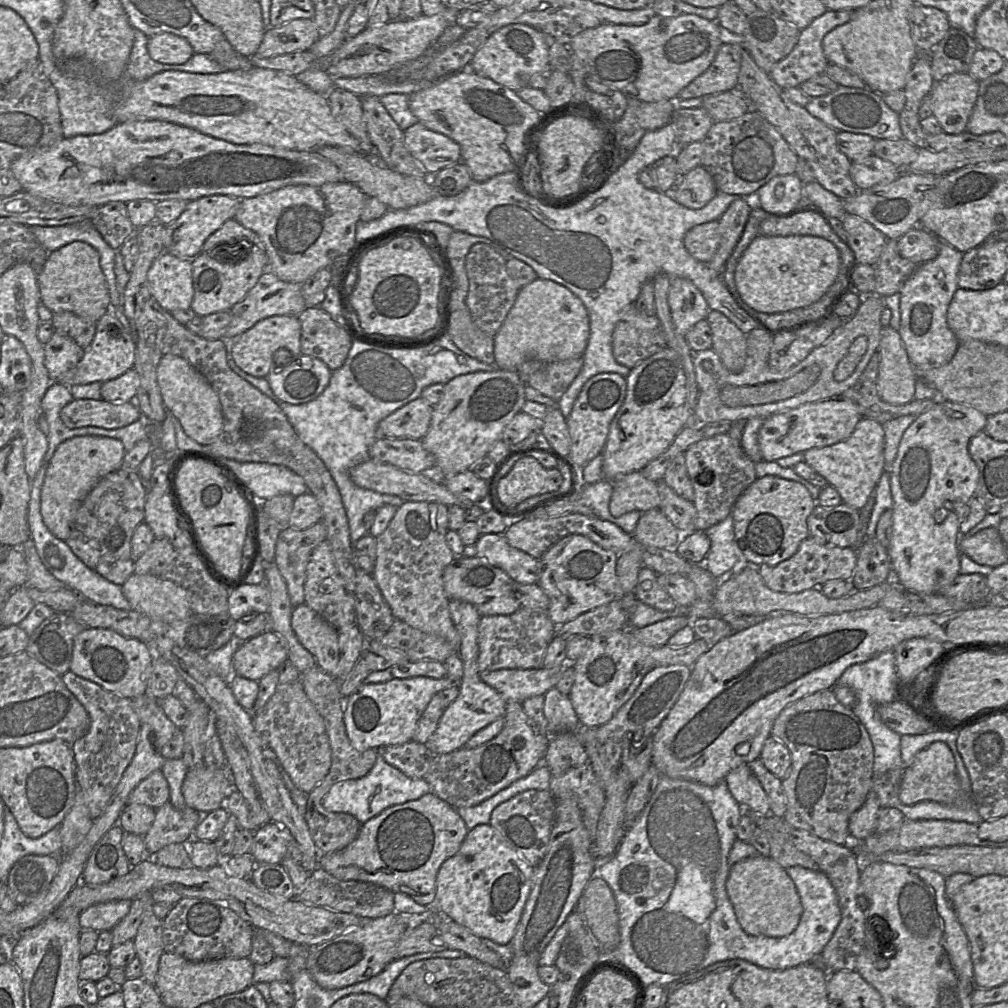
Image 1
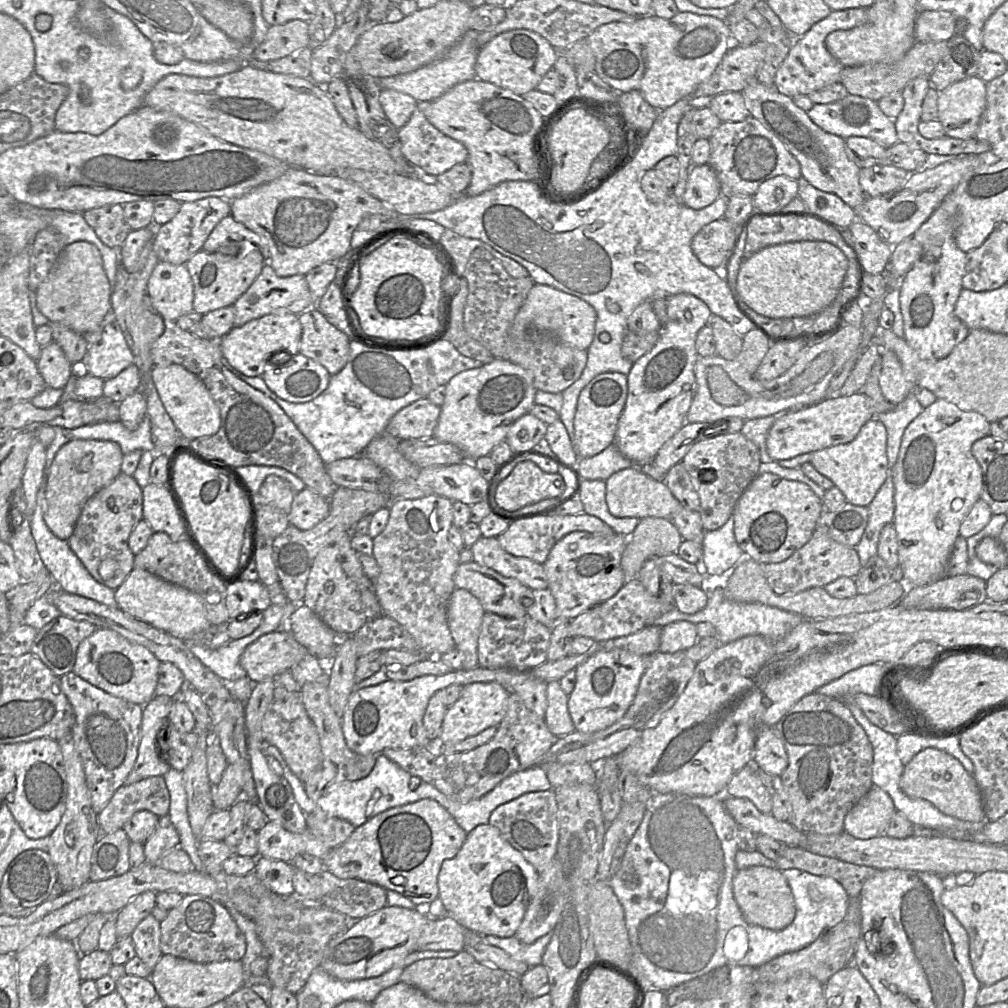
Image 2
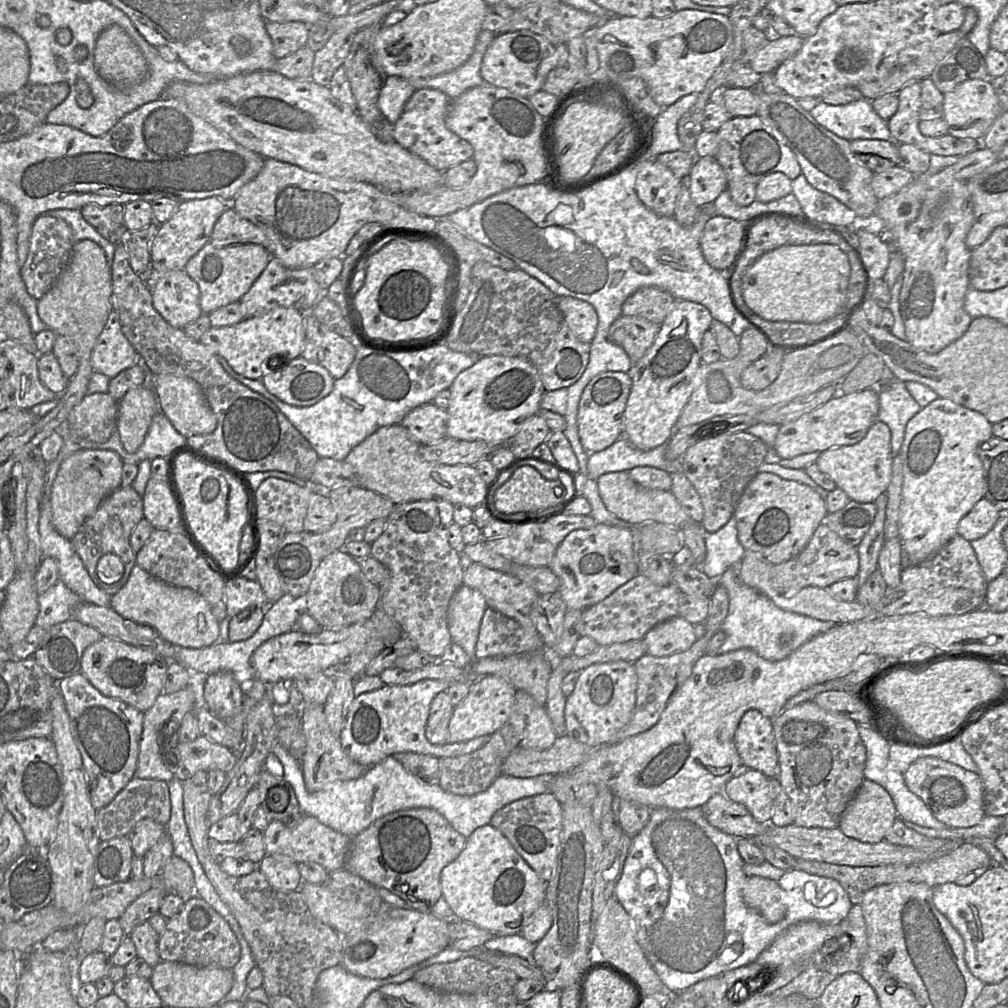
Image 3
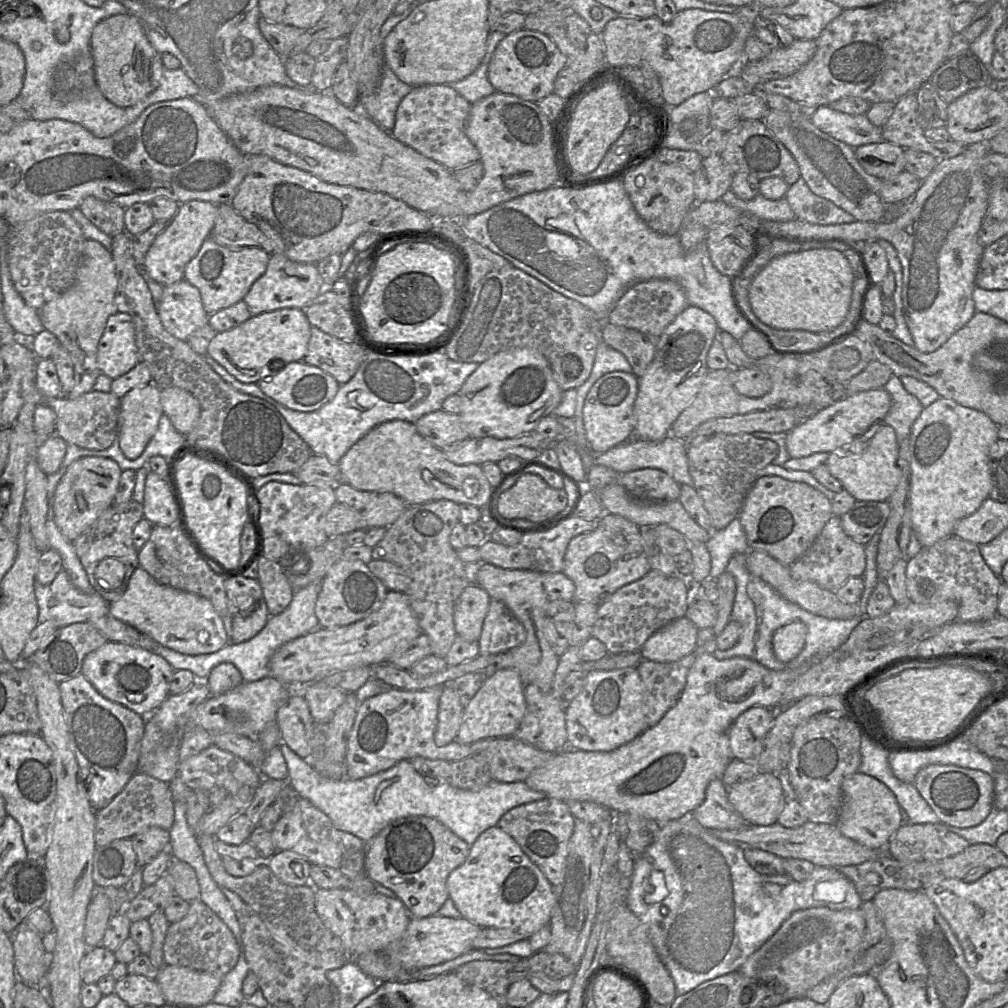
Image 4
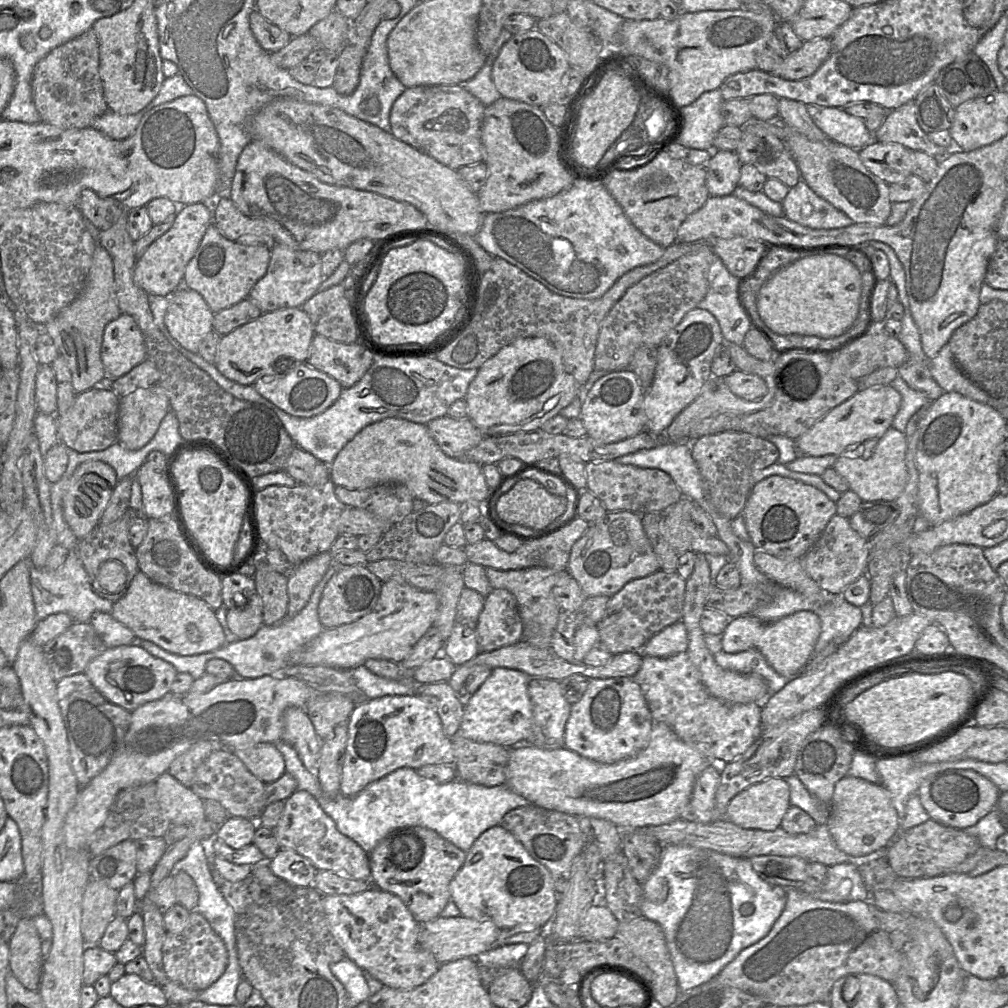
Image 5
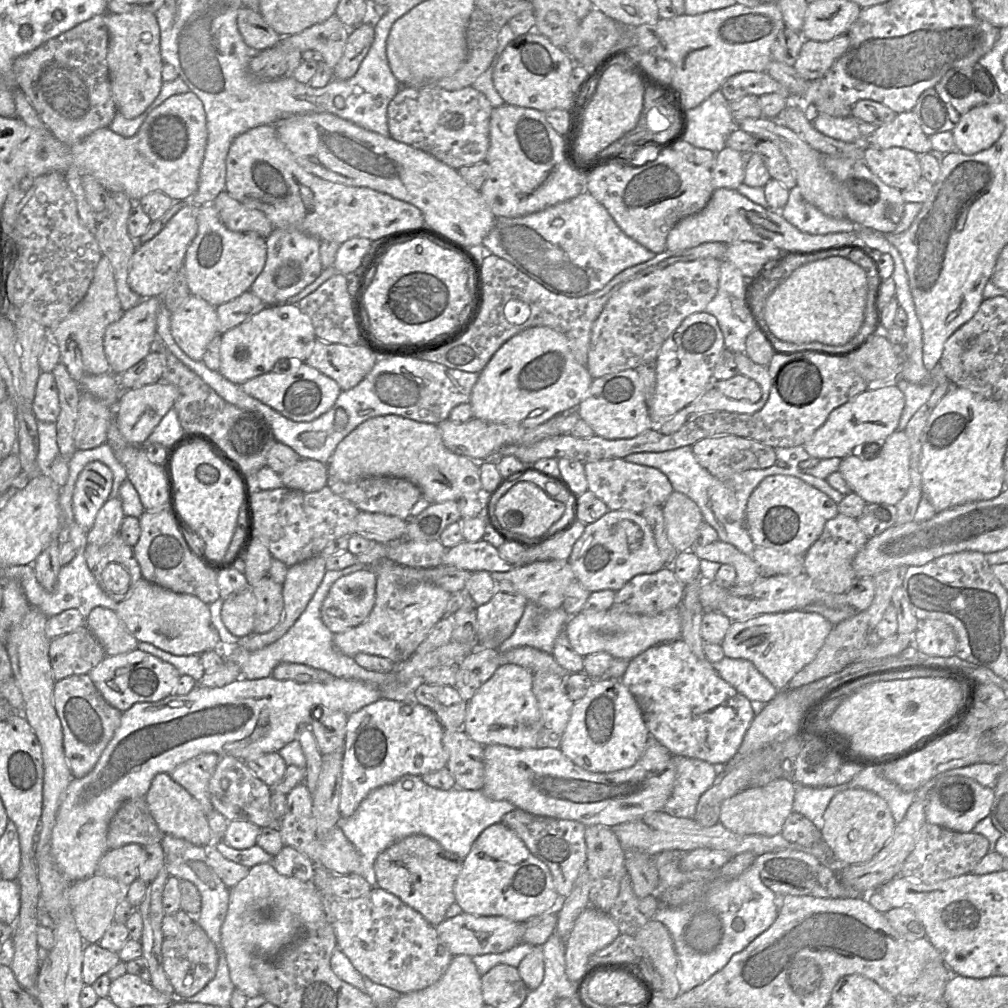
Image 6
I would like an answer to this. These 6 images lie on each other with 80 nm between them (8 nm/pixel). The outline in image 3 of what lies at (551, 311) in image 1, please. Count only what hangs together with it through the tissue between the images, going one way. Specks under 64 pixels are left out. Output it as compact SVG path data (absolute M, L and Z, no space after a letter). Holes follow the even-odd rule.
M559 297L558 309L575 337L584 343L591 343L598 325L594 307L573 297Z

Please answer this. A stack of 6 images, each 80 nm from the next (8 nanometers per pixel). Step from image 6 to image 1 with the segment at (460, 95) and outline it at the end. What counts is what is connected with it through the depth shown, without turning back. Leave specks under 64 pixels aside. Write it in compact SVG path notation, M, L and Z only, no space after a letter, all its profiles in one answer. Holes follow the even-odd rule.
M420 121L404 130L404 140L428 175L461 161L461 147L457 142L425 127Z

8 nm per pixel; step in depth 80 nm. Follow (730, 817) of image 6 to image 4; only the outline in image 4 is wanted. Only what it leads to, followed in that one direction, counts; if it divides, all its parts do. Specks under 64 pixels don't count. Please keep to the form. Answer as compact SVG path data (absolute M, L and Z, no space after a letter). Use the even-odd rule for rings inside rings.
M772 773L727 788L728 798L747 824L768 826L777 823L786 796L780 779Z

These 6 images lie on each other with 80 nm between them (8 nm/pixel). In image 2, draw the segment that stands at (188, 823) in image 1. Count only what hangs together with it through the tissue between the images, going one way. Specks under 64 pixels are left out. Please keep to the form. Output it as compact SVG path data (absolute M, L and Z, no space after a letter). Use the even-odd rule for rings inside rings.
M169 814L159 817L155 831L144 843L145 861L153 864L159 863L164 854L179 847L179 841L179 834Z

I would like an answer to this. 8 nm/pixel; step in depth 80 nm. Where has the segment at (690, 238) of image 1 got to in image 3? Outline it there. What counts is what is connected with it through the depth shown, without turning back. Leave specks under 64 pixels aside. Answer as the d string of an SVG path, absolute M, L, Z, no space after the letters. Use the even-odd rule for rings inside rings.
M712 215L700 239L706 262L715 270L729 272L744 248L745 237L745 223Z

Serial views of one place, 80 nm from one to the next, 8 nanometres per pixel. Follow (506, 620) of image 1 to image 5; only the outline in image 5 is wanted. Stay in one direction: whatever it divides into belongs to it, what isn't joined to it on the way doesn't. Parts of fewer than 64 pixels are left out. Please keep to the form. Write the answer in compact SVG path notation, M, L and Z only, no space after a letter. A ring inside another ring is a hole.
M493 589L477 621L479 652L491 652L522 639L523 622L515 596L505 589Z

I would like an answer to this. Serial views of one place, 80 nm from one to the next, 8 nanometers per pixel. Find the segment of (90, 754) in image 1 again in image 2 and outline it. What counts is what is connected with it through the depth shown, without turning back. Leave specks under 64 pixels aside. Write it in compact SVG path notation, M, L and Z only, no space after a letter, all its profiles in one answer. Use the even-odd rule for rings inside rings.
M73 672L60 677L61 688L71 704L75 723L71 733L82 760L92 808L99 814L125 780L138 757L143 717L142 706L113 696Z

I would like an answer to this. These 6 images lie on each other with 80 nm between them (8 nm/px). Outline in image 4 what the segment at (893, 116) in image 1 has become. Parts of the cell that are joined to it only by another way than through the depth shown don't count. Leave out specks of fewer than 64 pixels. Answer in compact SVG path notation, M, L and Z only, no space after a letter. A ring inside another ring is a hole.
M819 106L810 120L822 132L854 149L884 141L881 127L873 125L866 114L850 115L830 106Z

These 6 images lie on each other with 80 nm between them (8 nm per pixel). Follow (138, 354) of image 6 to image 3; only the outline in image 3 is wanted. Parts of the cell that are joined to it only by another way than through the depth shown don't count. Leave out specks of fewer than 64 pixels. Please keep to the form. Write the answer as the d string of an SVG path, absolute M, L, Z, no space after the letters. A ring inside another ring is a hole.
M111 312L94 345L91 363L94 372L112 379L137 364L139 355L122 332L116 312Z

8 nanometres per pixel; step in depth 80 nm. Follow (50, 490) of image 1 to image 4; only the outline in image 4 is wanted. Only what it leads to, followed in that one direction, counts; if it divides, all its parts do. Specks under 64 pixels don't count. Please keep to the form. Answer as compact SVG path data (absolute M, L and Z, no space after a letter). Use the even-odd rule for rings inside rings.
M86 456L75 460L59 481L53 503L54 522L67 539L74 541L113 504L122 469L112 459Z

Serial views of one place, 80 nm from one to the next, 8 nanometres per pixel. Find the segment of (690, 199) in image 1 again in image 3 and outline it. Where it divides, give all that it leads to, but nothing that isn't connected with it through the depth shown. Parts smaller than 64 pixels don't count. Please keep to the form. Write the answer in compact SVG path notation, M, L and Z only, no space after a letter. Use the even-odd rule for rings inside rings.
M715 157L696 158L688 176L690 197L697 207L710 207L728 187L728 179Z

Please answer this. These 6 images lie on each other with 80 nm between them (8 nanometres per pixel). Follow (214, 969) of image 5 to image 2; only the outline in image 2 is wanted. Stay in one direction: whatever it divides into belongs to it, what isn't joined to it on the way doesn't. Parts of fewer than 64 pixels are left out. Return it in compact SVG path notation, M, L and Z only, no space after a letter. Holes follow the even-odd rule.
M186 895L161 922L160 947L163 954L196 963L240 961L246 952L246 940L223 904L201 895Z

